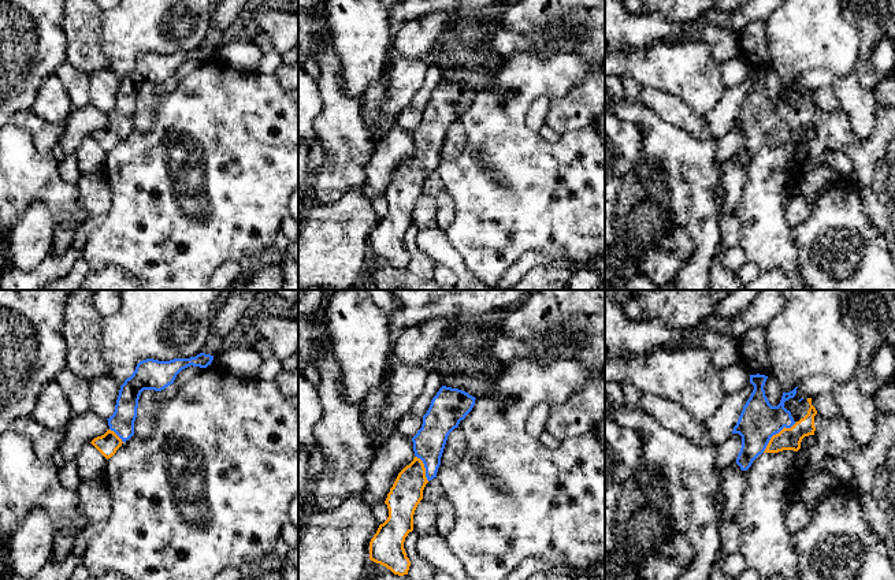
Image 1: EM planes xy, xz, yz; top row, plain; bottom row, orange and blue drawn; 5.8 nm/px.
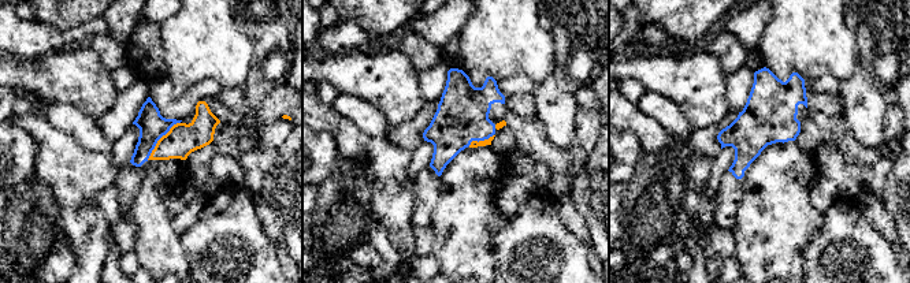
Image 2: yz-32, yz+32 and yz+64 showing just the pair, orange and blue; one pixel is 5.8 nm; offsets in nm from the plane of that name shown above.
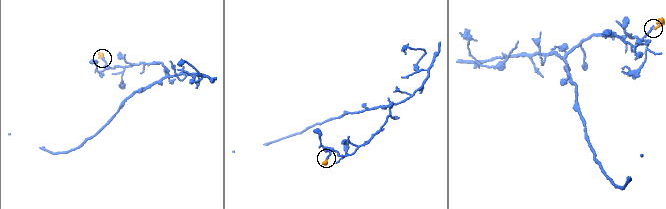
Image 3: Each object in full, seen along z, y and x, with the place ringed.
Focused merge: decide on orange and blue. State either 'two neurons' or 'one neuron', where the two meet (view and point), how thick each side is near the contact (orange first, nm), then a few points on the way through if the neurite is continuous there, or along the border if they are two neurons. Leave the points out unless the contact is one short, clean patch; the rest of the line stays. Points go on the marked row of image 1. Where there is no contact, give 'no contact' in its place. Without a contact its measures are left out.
one neuron; meets orange in yz at (776, 434); 130 nm thick on the orange side, 240 nm on the other; runs through yz (788, 438), (784, 434), (776, 434), (758, 422)

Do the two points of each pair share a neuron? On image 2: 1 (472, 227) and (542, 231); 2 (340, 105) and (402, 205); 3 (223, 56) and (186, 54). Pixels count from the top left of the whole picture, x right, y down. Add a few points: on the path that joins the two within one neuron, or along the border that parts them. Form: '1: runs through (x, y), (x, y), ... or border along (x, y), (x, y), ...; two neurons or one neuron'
1: border along (496, 233), (494, 257), (497, 265); two neurons
2: border along (331, 105), (359, 129), (375, 136); two neurons
3: runs through (214, 54), (196, 54); one neuron

